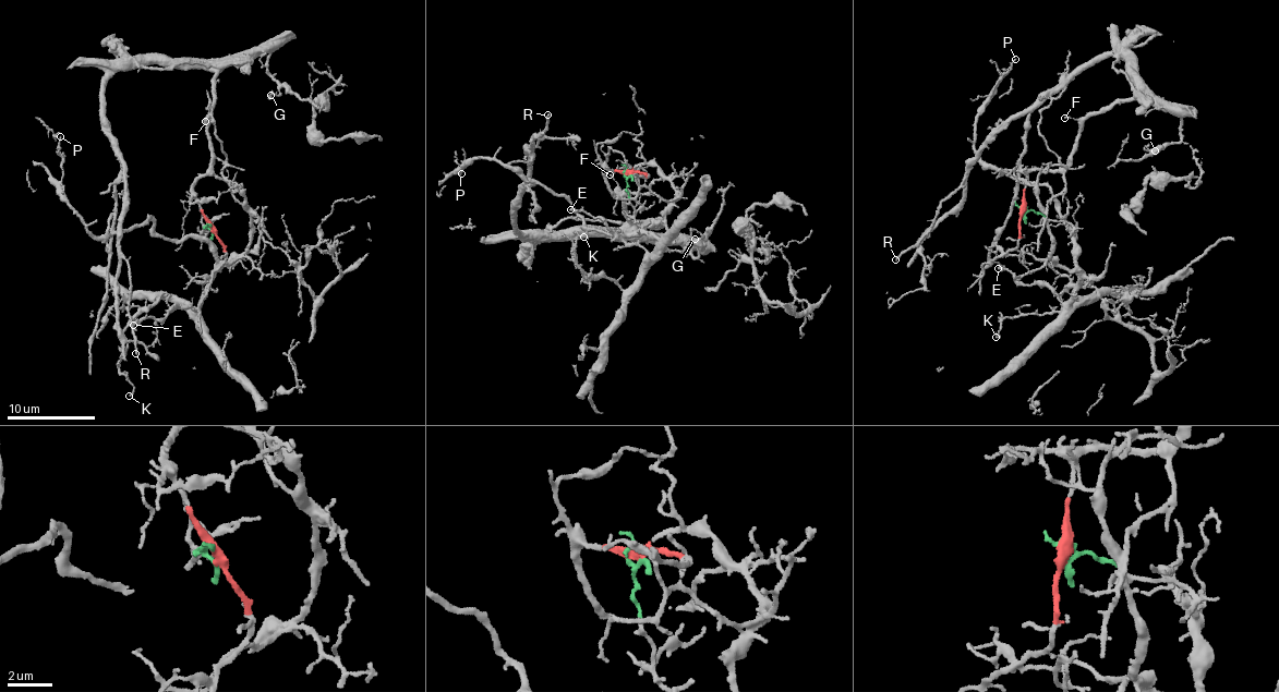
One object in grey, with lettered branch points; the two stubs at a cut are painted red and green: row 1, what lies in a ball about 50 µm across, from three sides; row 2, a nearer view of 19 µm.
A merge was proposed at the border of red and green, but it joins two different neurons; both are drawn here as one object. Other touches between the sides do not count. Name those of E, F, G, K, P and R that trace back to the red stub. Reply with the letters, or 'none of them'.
F, G, R

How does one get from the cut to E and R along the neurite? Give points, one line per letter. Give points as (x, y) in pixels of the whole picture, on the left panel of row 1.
E: (210, 230), (202, 227), (215, 275), (196, 310), (177, 307), (161, 320), (148, 317), (133, 325)
R: (210, 230), (191, 184), (210, 160), (214, 72), (112, 70), (106, 128), (123, 162), (118, 240), (136, 354)

